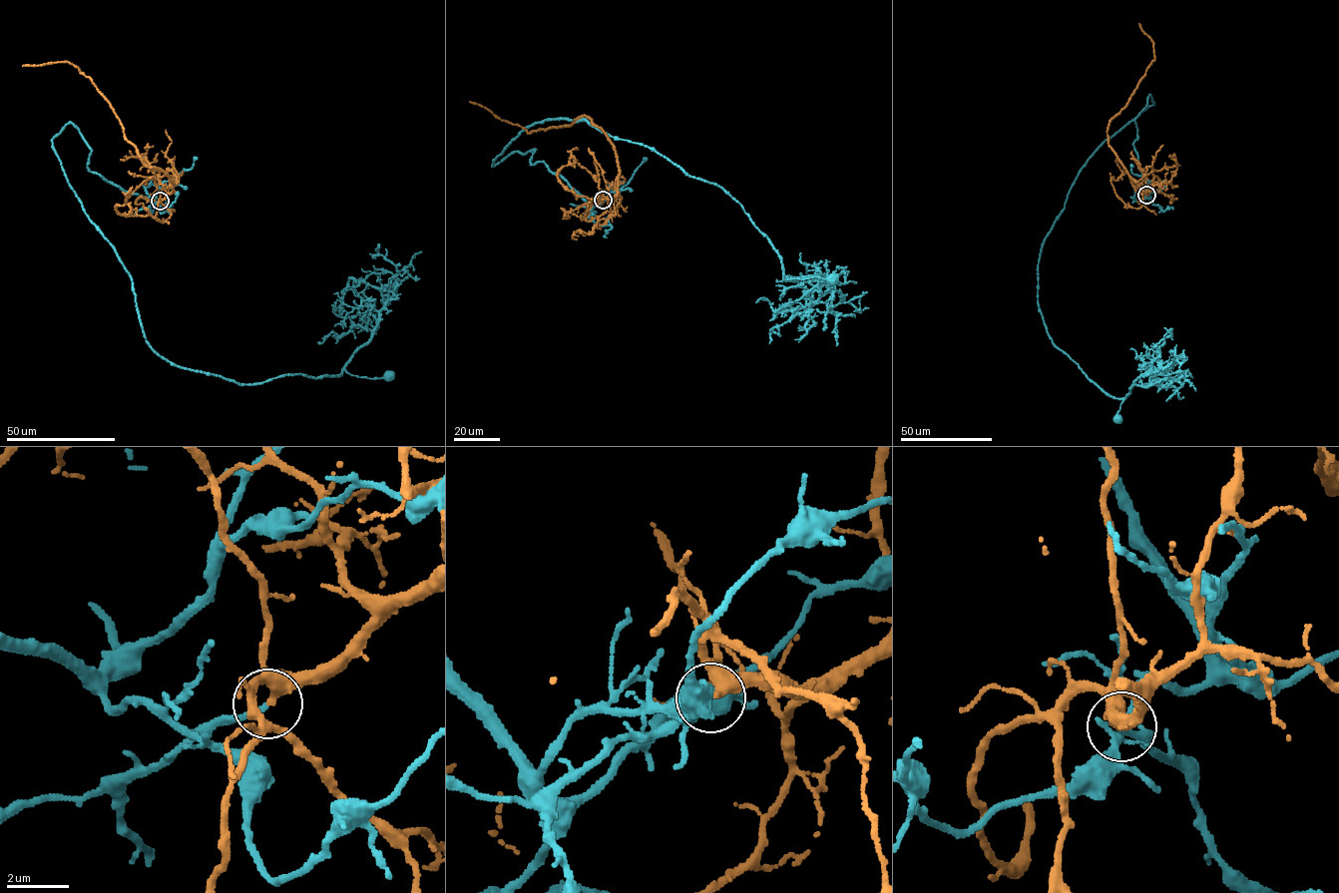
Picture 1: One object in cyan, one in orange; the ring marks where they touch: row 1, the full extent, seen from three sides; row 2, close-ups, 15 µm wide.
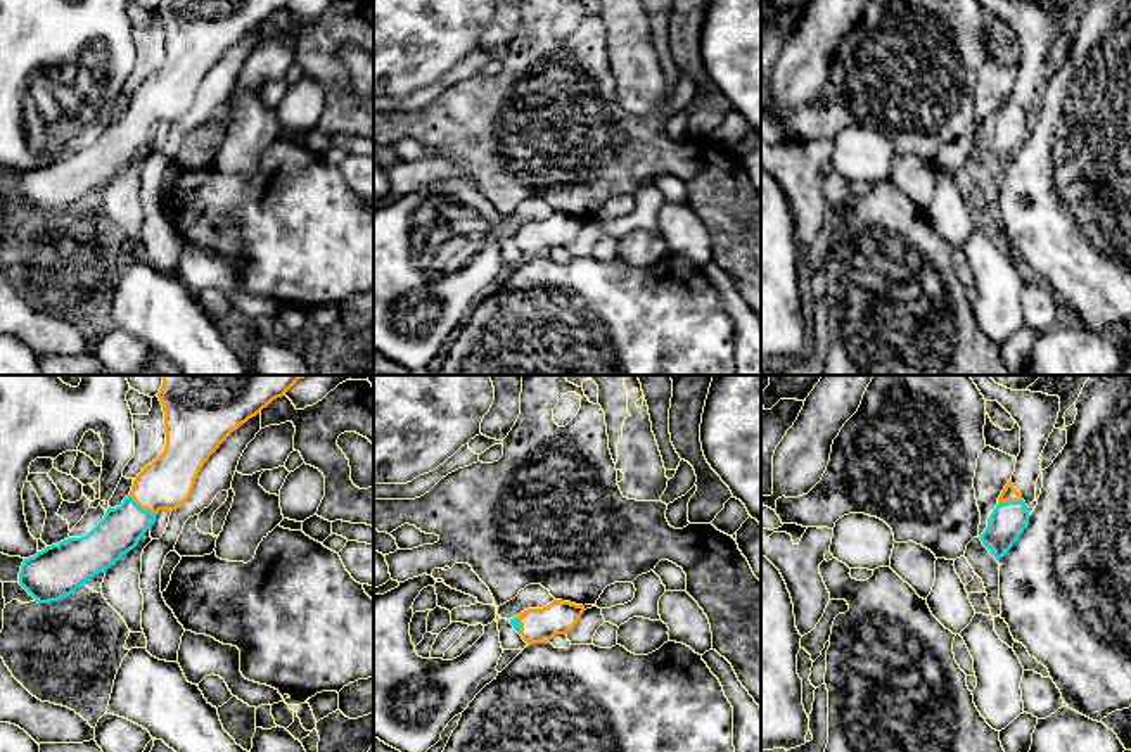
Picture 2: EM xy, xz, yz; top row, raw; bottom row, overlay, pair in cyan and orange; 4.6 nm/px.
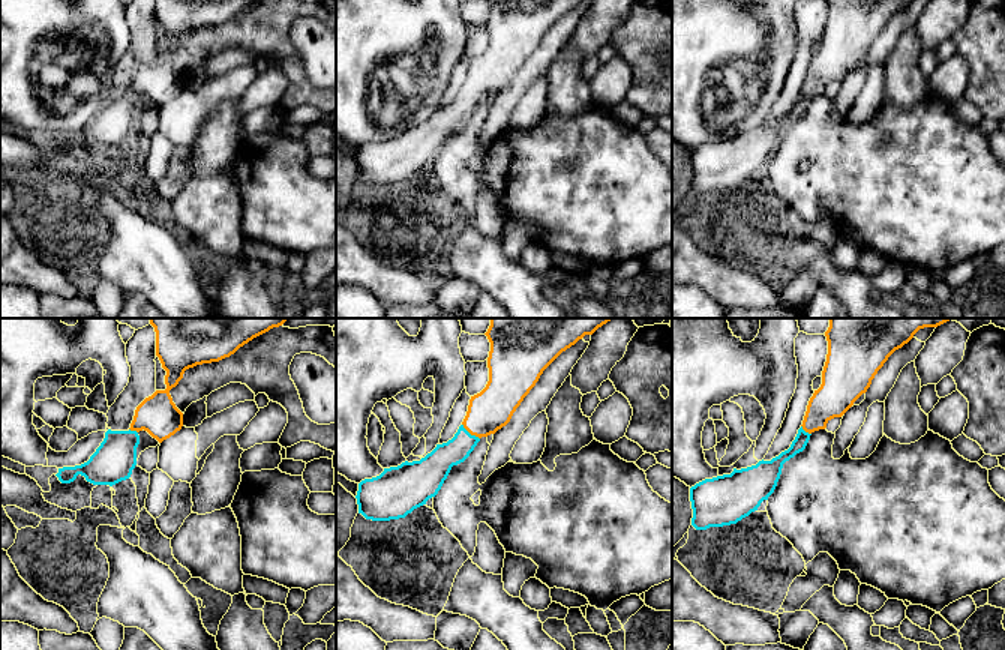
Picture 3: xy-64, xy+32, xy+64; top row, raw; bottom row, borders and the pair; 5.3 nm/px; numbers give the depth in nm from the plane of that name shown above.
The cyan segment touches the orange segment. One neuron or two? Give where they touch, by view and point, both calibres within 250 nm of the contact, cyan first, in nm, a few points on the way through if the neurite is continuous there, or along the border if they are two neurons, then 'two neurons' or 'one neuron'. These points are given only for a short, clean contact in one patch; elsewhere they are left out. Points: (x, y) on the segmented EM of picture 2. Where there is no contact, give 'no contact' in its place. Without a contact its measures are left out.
meets cyan in xy at (140, 509); 200 nm thick on the cyan side, 240 nm on the other; border along xy (128, 495), (142, 509), (154, 514); two neurons

